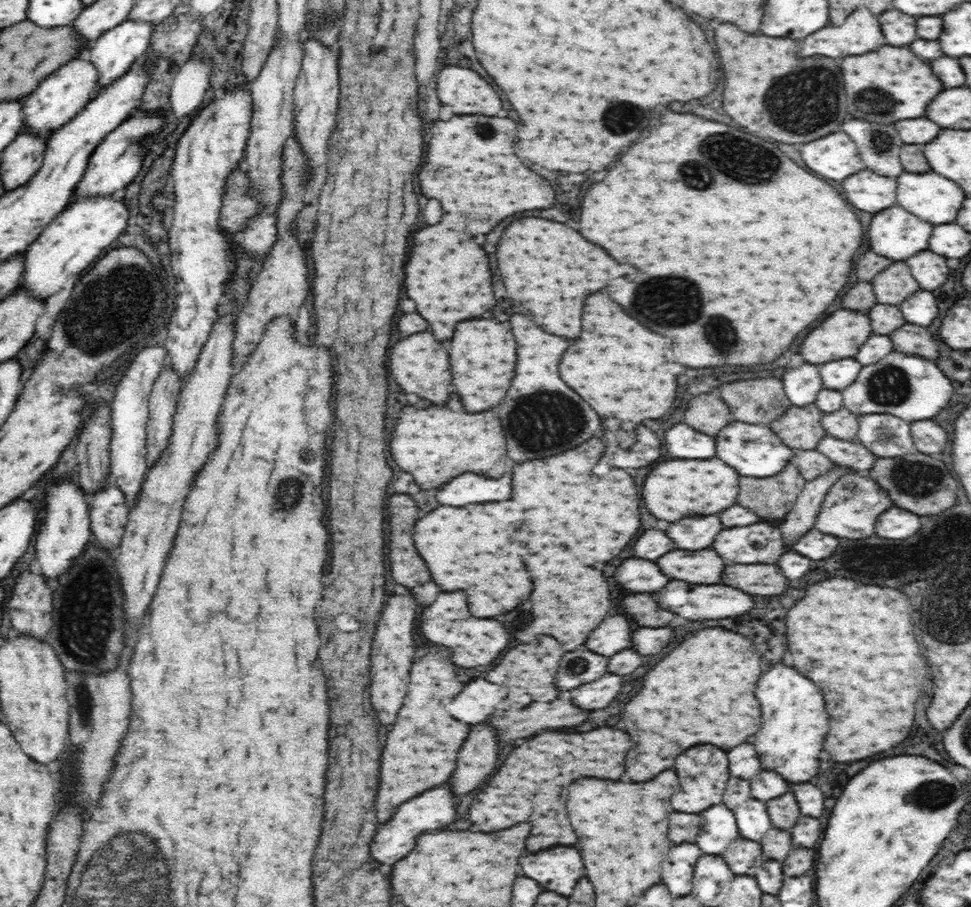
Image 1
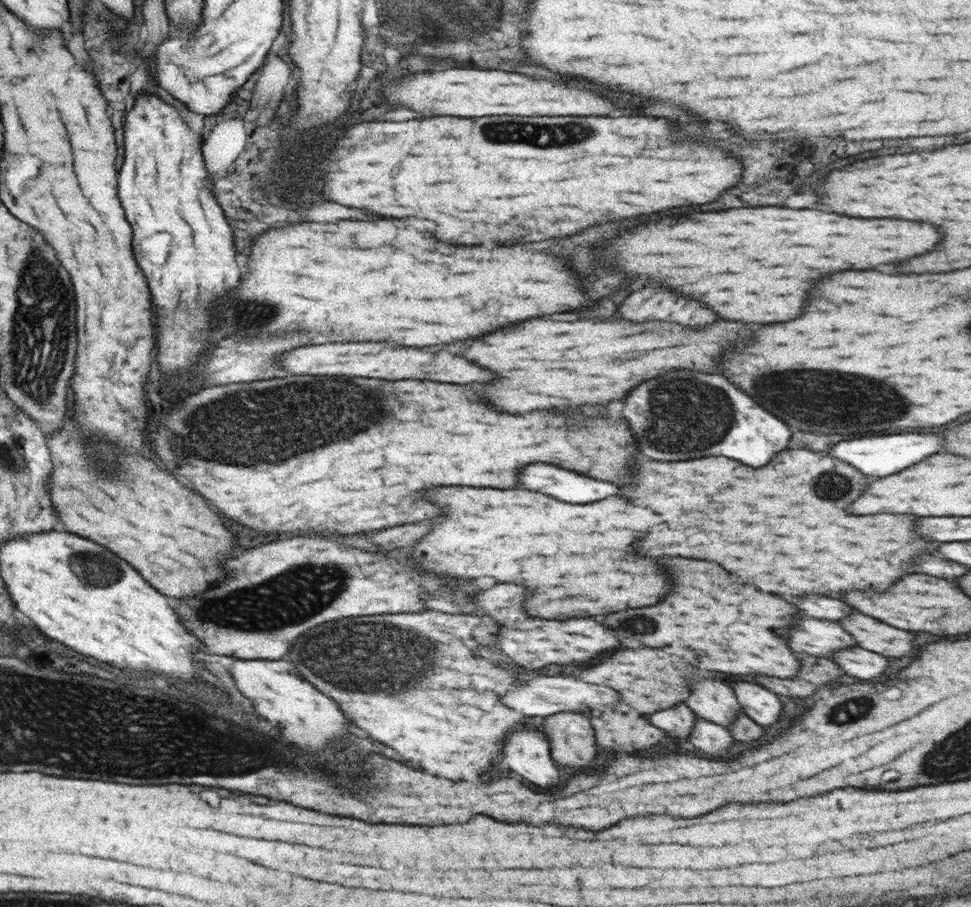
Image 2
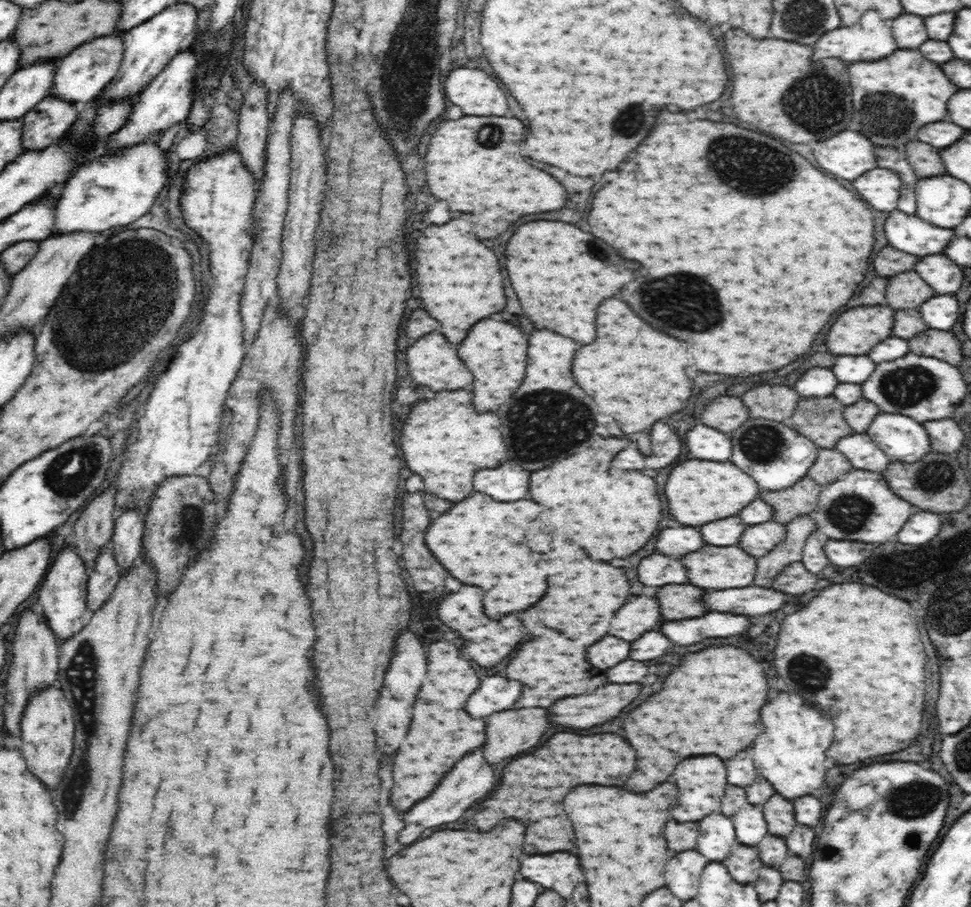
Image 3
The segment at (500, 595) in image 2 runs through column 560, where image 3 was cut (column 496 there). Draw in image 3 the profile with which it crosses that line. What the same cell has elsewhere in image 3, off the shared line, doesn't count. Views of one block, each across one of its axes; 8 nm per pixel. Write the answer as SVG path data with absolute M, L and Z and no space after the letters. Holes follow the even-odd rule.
M462 586L458 592L454 594L448 594L440 606L438 606L438 618L450 626L452 630L456 630L460 634L460 638L466 640L464 648L462 648L462 654L476 660L480 666L484 668L490 668L498 662L502 662L506 656L510 656L524 640L524 628L522 628L522 622L514 616L514 614L508 614L504 616L502 620L490 620L484 610L482 610L482 590L476 588L476 586Z

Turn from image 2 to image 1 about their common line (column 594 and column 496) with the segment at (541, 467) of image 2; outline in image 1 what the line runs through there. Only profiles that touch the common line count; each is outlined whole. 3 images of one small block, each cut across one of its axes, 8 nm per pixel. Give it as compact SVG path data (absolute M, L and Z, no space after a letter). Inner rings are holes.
M472 472L460 474L436 490L436 498L444 506L466 506L476 502L500 502L512 496L512 478L504 474L502 478L484 478Z

